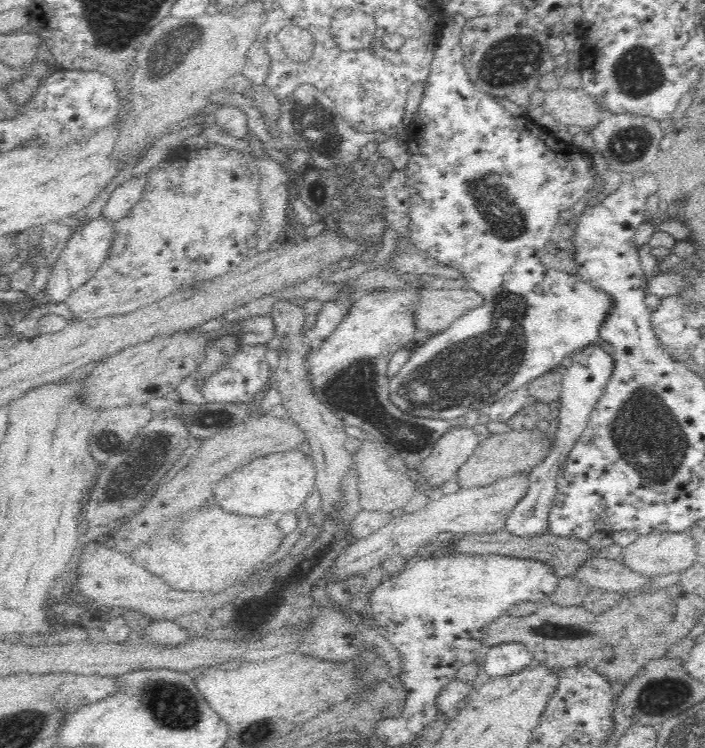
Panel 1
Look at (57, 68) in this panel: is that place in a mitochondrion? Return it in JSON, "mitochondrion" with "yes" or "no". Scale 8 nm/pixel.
{"mitochondrion":"no"}

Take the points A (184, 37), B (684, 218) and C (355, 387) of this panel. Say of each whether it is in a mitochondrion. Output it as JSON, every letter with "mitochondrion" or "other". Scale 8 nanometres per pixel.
{"A":"mitochondrion","B":"other","C":"mitochondrion"}

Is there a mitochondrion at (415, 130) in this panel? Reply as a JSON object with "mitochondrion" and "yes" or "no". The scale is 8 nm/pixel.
{"mitochondrion":"no"}

